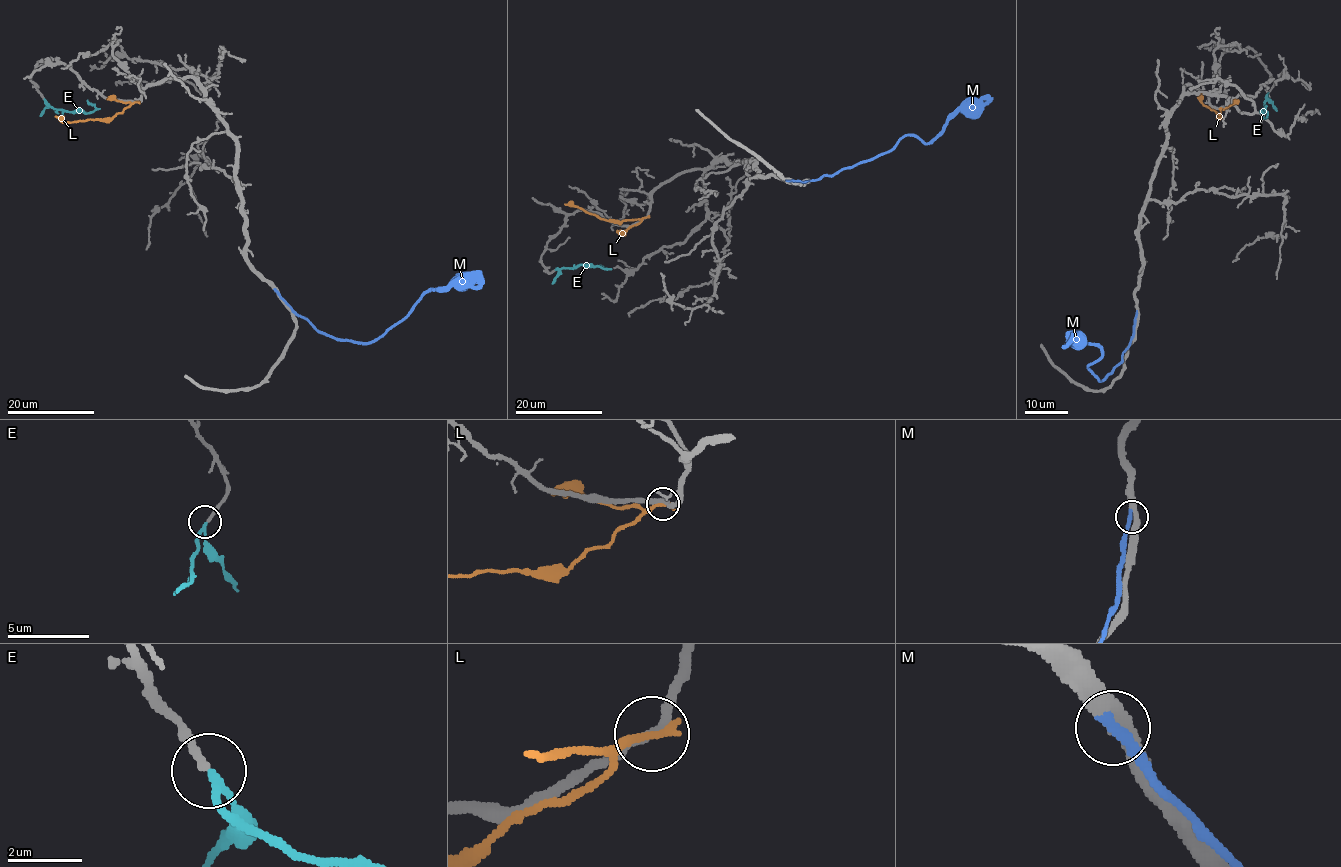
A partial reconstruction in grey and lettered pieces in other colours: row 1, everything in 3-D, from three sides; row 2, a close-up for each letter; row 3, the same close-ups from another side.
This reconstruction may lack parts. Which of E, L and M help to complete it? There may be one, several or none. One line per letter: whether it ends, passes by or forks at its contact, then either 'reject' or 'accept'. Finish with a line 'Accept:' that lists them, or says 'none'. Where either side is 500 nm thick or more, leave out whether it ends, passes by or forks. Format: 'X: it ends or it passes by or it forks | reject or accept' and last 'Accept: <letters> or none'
E: it ends | accept
L: it ends | reject
M: it ends | accept
Accept: E, M

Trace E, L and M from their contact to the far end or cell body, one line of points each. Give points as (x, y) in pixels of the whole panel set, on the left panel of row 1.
E: (44, 99), (55, 109), (92, 112), (95, 107), (86, 100)
L: (137, 102), (111, 119), (68, 122), (55, 116)
M: (276, 291), (320, 332), (333, 338), (369, 343), (402, 321), (423, 294), (432, 290), (484, 282)

